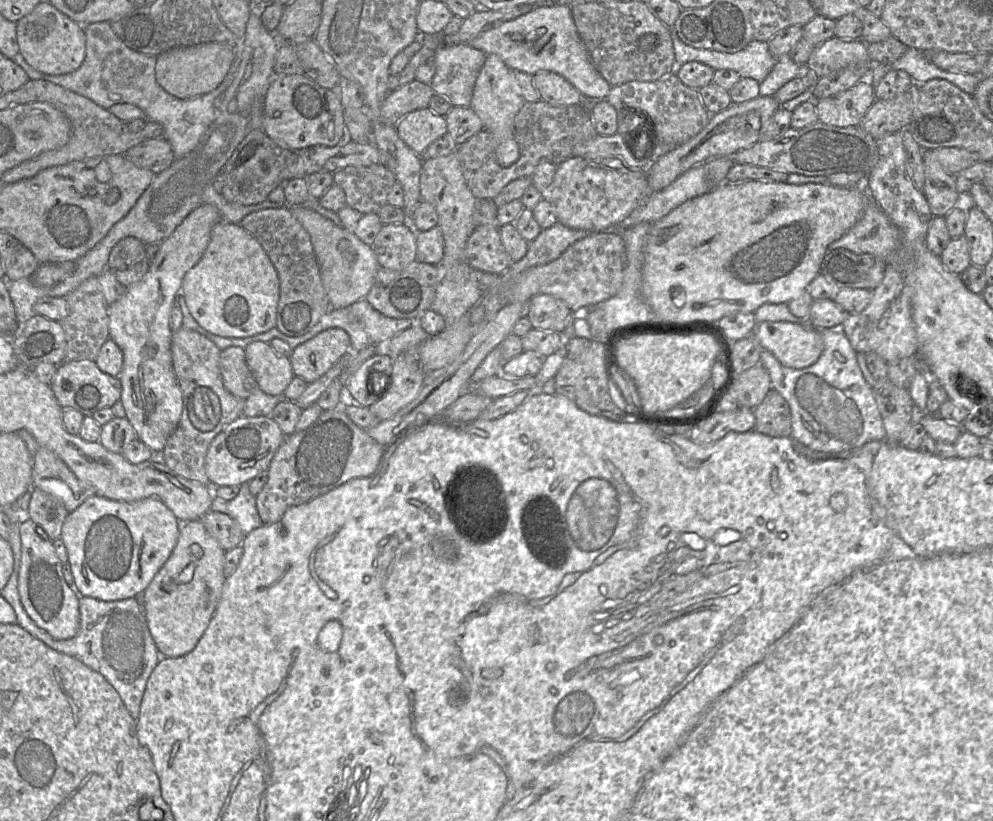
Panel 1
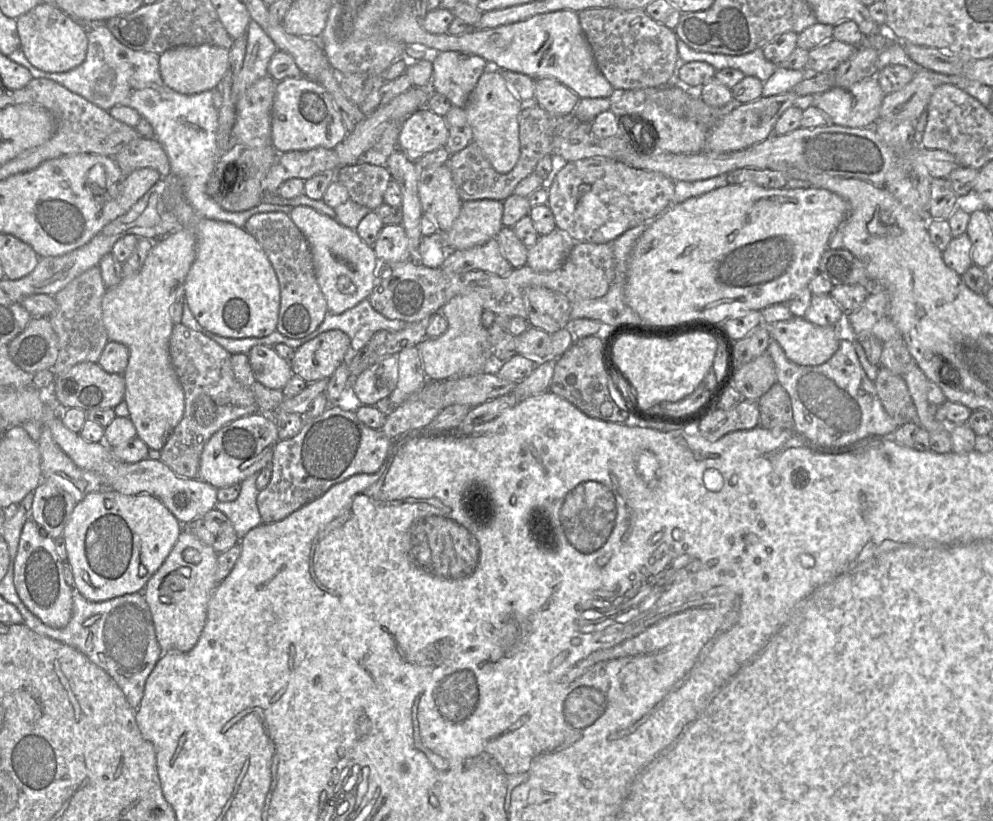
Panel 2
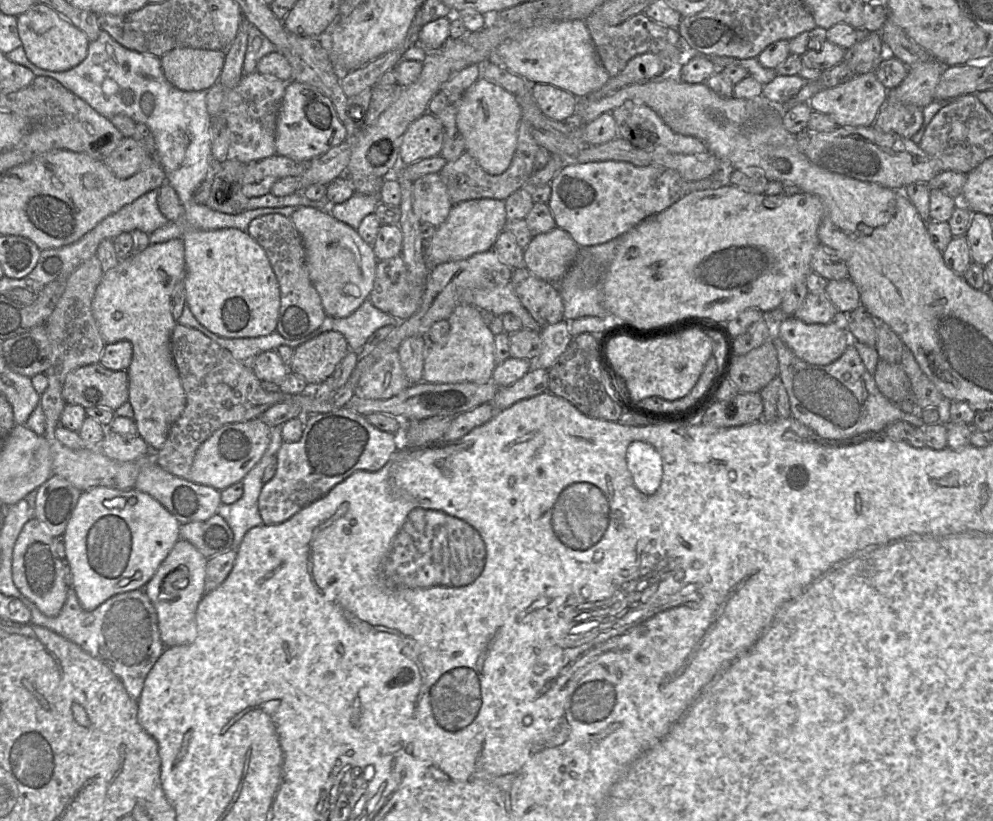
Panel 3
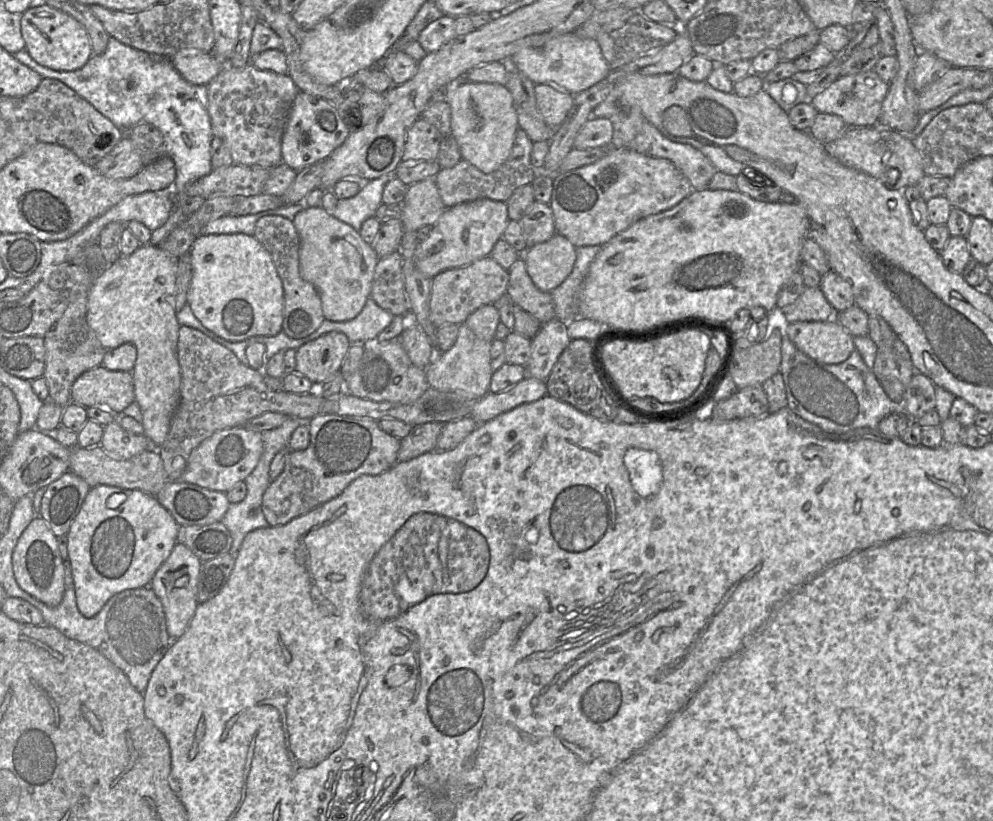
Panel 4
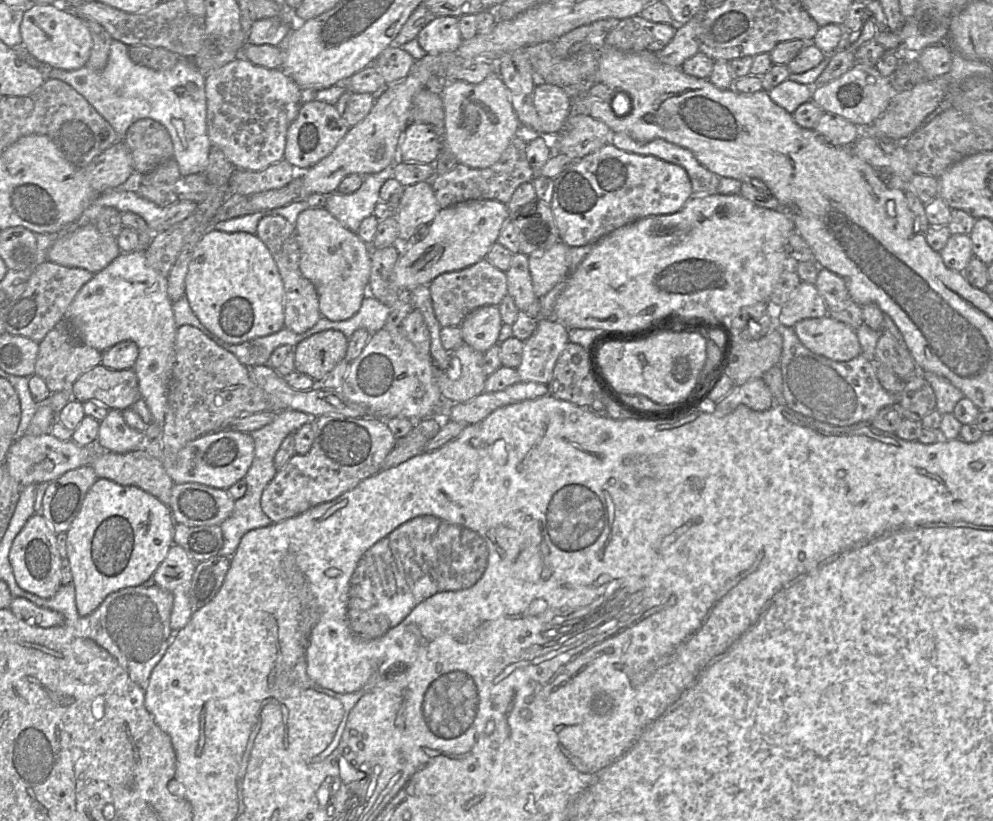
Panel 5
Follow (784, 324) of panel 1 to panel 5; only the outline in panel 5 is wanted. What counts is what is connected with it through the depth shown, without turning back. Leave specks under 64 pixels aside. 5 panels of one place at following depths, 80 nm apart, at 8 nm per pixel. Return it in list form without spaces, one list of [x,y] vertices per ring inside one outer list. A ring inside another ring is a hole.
[[[829,315],[801,320],[793,329],[805,347],[830,360],[844,362],[862,354],[856,329]]]

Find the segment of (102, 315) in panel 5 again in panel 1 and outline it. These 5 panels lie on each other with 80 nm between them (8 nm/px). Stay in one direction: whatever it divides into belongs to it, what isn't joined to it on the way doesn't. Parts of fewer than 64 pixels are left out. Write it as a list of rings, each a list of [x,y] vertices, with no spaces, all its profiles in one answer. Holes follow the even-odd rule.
[[[201,203],[196,208],[194,208],[191,213],[184,218],[184,220],[175,228],[175,230],[162,242],[158,245],[158,251],[156,255],[149,260],[149,269],[139,280],[137,283],[126,287],[125,292],[112,304],[108,305],[108,317],[109,317],[109,338],[111,338],[122,350],[123,352],[123,367],[121,370],[120,375],[118,376],[121,385],[122,385],[122,393],[121,393],[121,402],[124,406],[126,411],[126,418],[129,420],[131,425],[133,426],[137,438],[141,440],[145,445],[147,445],[152,451],[162,451],[167,443],[168,438],[170,435],[175,431],[177,428],[179,421],[182,416],[183,410],[183,394],[181,388],[179,386],[177,377],[173,370],[172,365],[172,351],[171,351],[171,342],[172,342],[172,335],[173,332],[170,328],[170,313],[173,307],[174,302],[177,302],[178,295],[181,295],[181,286],[182,281],[189,269],[191,269],[202,257],[209,241],[210,241],[210,234],[212,227],[222,220],[222,217],[218,211],[218,209],[212,205],[207,203]]]

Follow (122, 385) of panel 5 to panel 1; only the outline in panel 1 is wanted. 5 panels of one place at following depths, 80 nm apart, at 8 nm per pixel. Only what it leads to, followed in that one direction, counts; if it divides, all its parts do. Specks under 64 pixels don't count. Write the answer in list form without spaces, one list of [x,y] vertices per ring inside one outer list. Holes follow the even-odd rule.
[[[71,360],[59,364],[50,386],[63,409],[74,409],[84,416],[92,416],[98,410],[113,407],[120,400],[122,393],[119,377],[101,371],[93,360]]]

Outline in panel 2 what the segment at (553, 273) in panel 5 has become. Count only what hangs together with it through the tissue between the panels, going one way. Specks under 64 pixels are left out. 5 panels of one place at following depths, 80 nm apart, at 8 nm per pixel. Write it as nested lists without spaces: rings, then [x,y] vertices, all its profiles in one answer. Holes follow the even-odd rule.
[[[556,228],[539,236],[537,242],[528,248],[527,265],[536,272],[555,271],[563,265],[574,243],[577,242]]]

